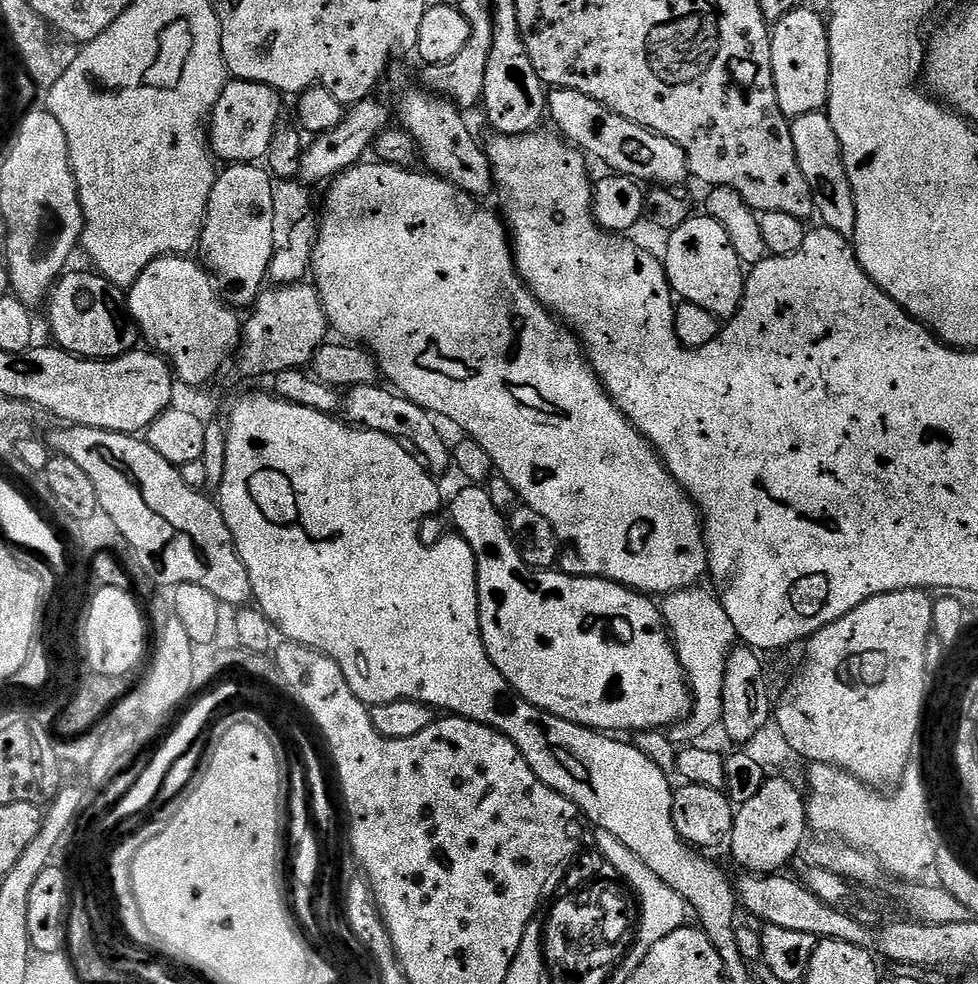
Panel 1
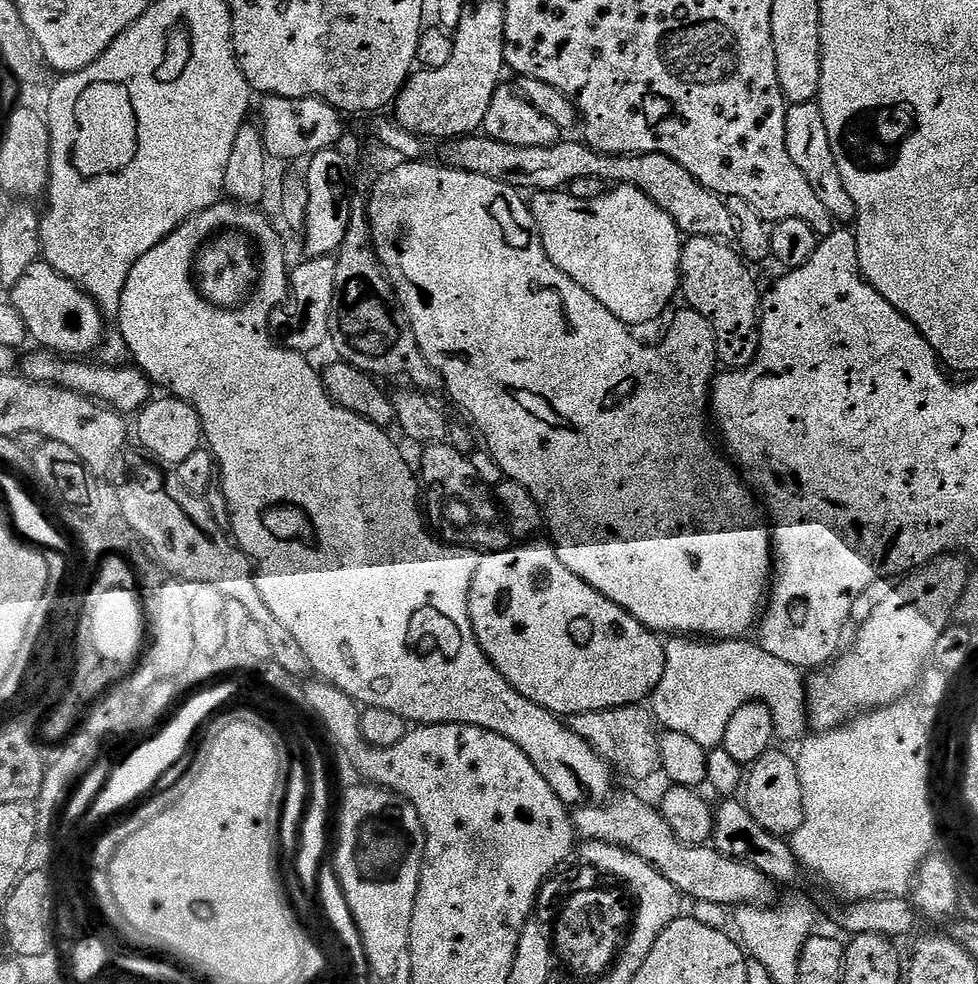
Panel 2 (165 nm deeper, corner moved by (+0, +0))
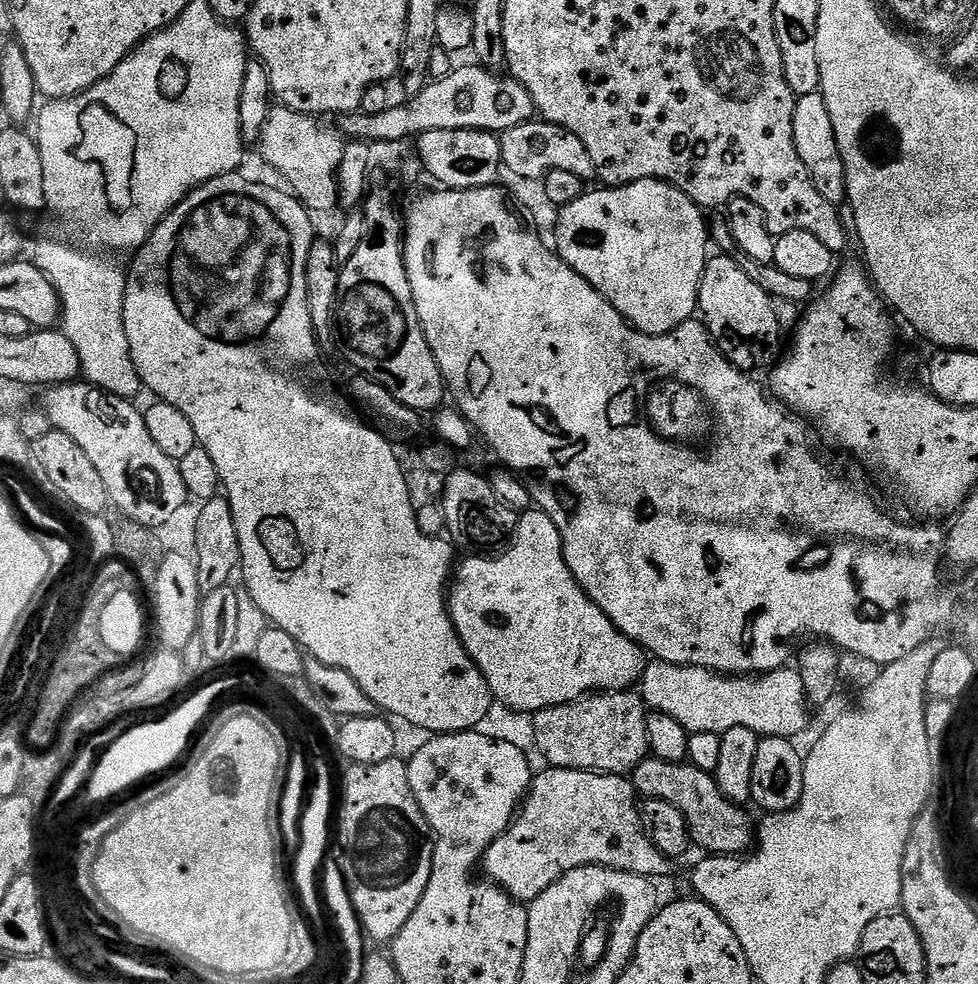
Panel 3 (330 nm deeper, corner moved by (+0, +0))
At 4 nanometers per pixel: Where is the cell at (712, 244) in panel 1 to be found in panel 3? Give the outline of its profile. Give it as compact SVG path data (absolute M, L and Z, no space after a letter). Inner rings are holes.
M713 255L704 267L698 312L716 347L741 372L752 374L755 368L767 369L777 359L776 343L782 331L777 305L728 256Z

